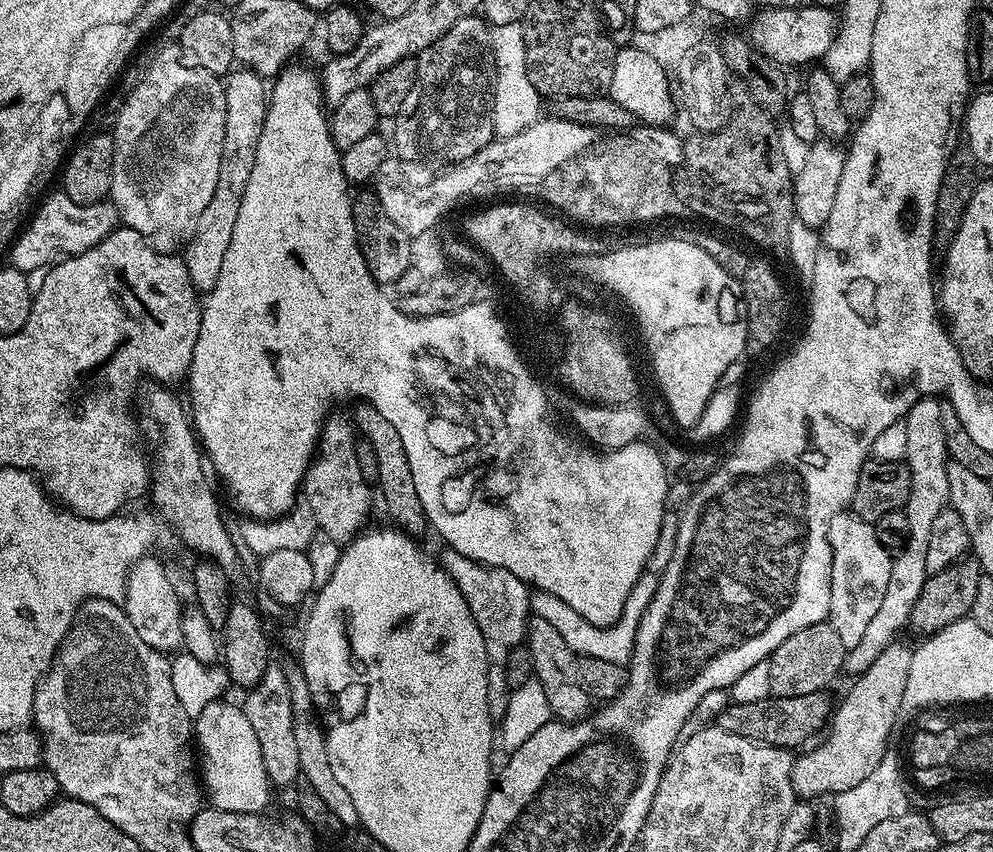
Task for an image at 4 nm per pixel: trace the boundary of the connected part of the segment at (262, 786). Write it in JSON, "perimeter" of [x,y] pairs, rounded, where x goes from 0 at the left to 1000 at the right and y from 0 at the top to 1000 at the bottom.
{"perimeter":[[[223,819],[211,824],[211,829],[195,843],[195,873],[199,879],[203,930],[212,947],[225,953],[265,954],[274,939],[276,923],[270,915],[268,898],[264,894],[264,876],[260,876],[260,862],[256,862],[256,852],[252,852],[245,830],[228,823]]]}

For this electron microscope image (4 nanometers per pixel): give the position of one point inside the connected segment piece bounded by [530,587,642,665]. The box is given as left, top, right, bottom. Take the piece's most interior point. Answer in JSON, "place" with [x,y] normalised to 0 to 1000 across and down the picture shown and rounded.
{"place":[617,756]}

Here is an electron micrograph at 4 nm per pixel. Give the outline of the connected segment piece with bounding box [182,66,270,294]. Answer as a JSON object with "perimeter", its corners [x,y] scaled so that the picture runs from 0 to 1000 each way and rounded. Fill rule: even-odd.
{"perimeter":[[[242,77],[229,86],[226,109],[228,110],[228,162],[224,164],[224,196],[220,198],[220,218],[207,246],[203,246],[203,256],[199,256],[199,270],[195,270],[195,275],[183,292],[185,311],[191,322],[191,331],[201,345],[216,340],[216,331],[220,331],[220,322],[224,318],[228,292],[232,290],[232,275],[236,275],[240,242],[244,242],[244,228],[248,223],[248,214],[252,214],[252,200],[256,200],[256,181],[260,181],[260,162],[264,162],[264,148],[266,140],[270,137],[272,108],[268,102],[267,90],[260,88],[259,85],[253,85],[251,80]]]}

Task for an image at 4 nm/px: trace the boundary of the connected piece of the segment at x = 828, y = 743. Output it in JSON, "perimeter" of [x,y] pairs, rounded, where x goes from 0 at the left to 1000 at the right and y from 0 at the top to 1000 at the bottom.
{"perimeter":[[[899,754],[880,772],[876,786],[865,790],[850,823],[841,827],[836,840],[834,865],[823,878],[815,877],[811,887],[803,886],[798,894],[798,921],[803,935],[819,937],[856,927],[884,904],[884,894],[895,883],[894,867],[902,844],[908,840],[908,815],[912,815],[912,795],[916,792],[919,762]]]}

